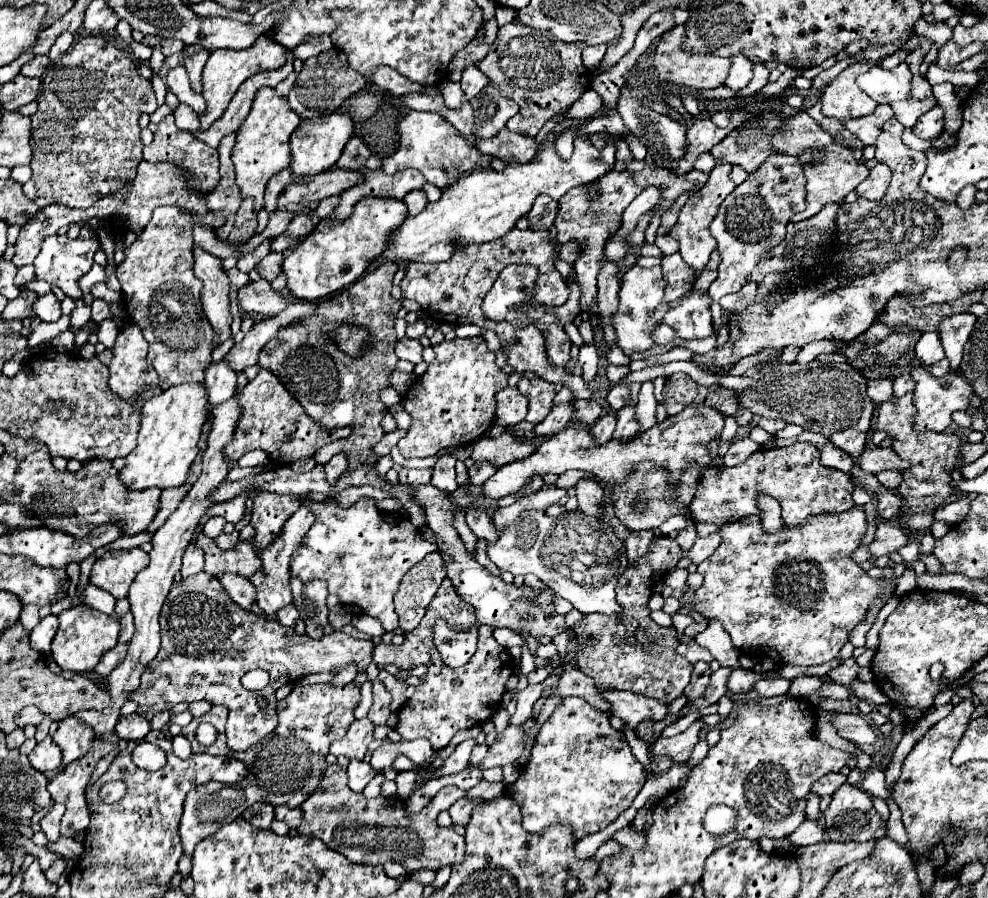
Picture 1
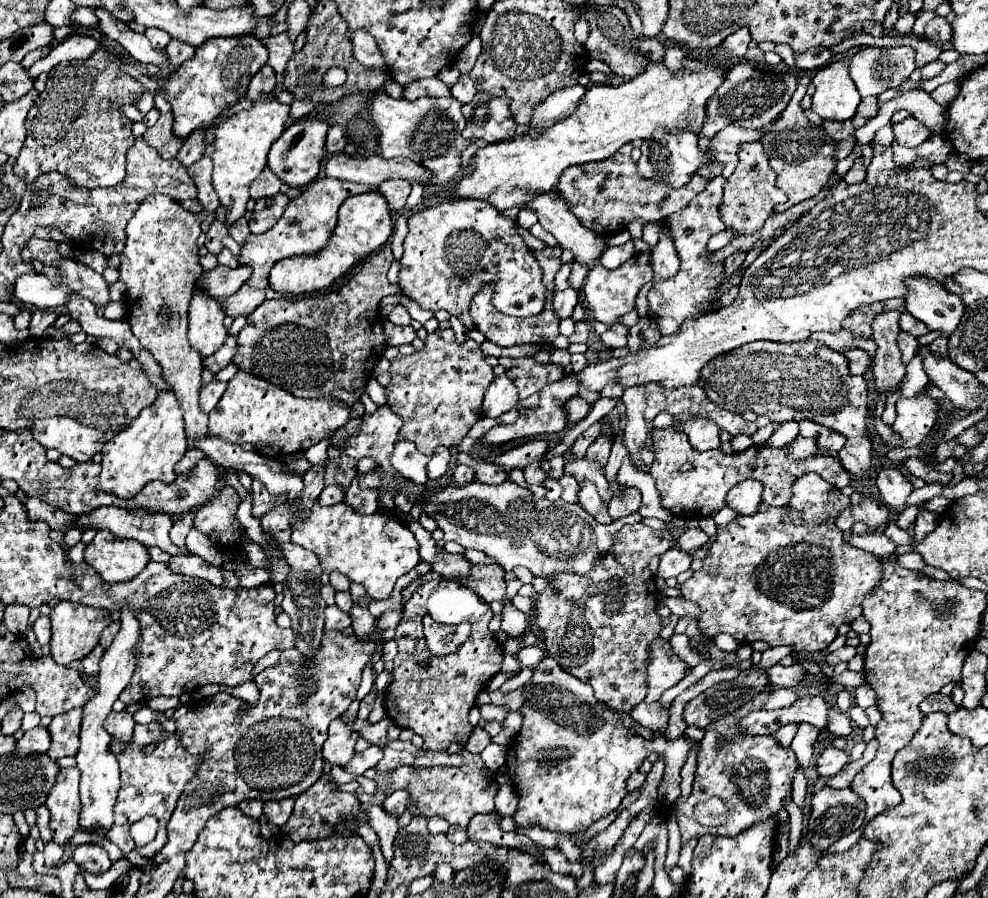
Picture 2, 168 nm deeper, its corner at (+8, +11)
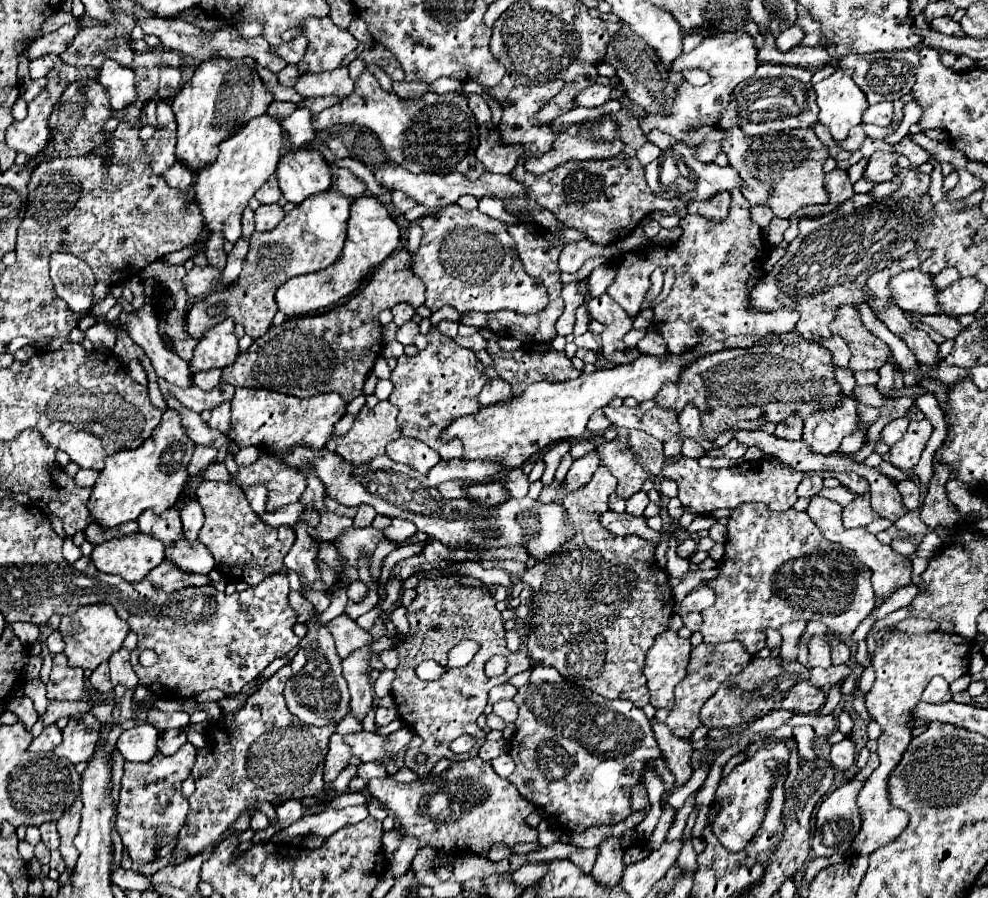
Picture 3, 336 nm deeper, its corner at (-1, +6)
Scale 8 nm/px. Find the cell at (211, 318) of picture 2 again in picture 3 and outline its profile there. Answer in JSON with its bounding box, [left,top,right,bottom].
[189,318,239,374]

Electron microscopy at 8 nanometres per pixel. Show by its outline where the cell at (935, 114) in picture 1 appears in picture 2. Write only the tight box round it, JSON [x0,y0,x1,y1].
[894,117,930,147]

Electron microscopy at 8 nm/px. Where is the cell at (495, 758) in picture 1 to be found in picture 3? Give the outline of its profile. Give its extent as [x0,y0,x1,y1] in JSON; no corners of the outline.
[345,732,397,778]

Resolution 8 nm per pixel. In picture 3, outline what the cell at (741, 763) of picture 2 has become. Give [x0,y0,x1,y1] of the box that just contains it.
[711,744,789,852]

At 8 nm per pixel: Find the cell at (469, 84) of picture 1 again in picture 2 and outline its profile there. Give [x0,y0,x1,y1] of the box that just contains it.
[450,75,476,105]

